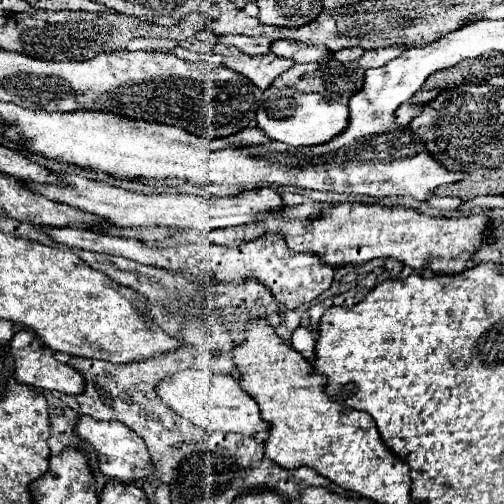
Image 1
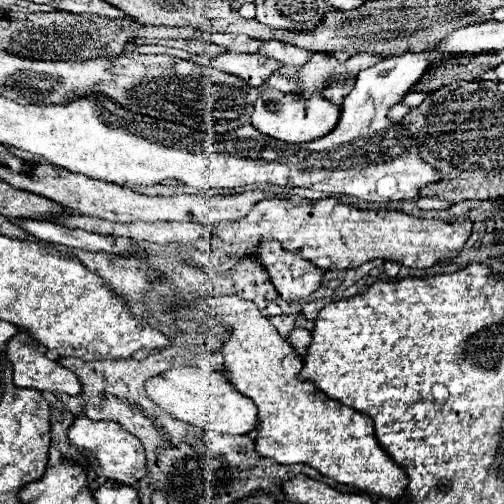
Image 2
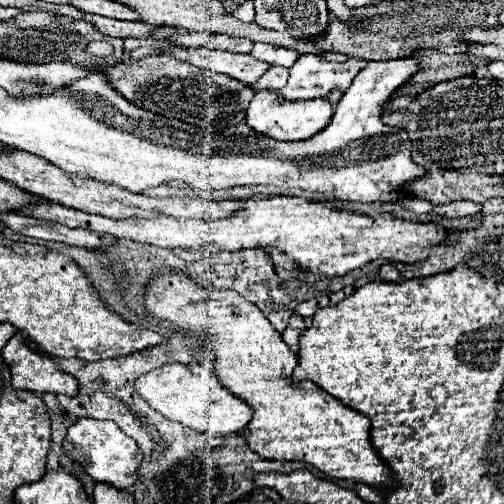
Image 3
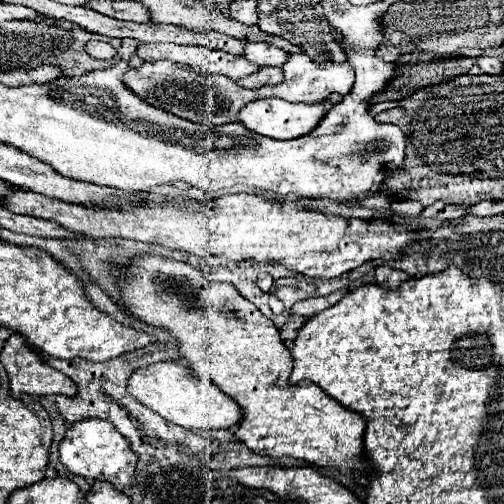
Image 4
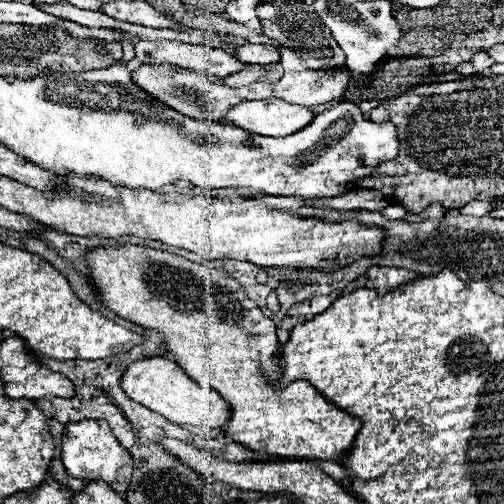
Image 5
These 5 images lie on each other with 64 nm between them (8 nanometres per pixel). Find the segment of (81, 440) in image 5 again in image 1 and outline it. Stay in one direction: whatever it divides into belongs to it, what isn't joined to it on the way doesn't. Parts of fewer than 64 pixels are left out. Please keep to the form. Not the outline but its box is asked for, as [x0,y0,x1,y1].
[74,416,154,482]

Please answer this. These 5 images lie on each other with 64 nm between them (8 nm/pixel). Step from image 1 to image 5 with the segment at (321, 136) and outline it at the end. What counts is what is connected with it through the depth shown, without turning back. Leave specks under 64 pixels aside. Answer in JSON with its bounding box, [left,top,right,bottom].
[226,98,312,136]

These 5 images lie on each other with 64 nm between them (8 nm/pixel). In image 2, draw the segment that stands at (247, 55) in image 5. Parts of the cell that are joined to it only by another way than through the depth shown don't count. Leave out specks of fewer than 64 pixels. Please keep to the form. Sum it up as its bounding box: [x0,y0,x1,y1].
[258,40,312,66]

